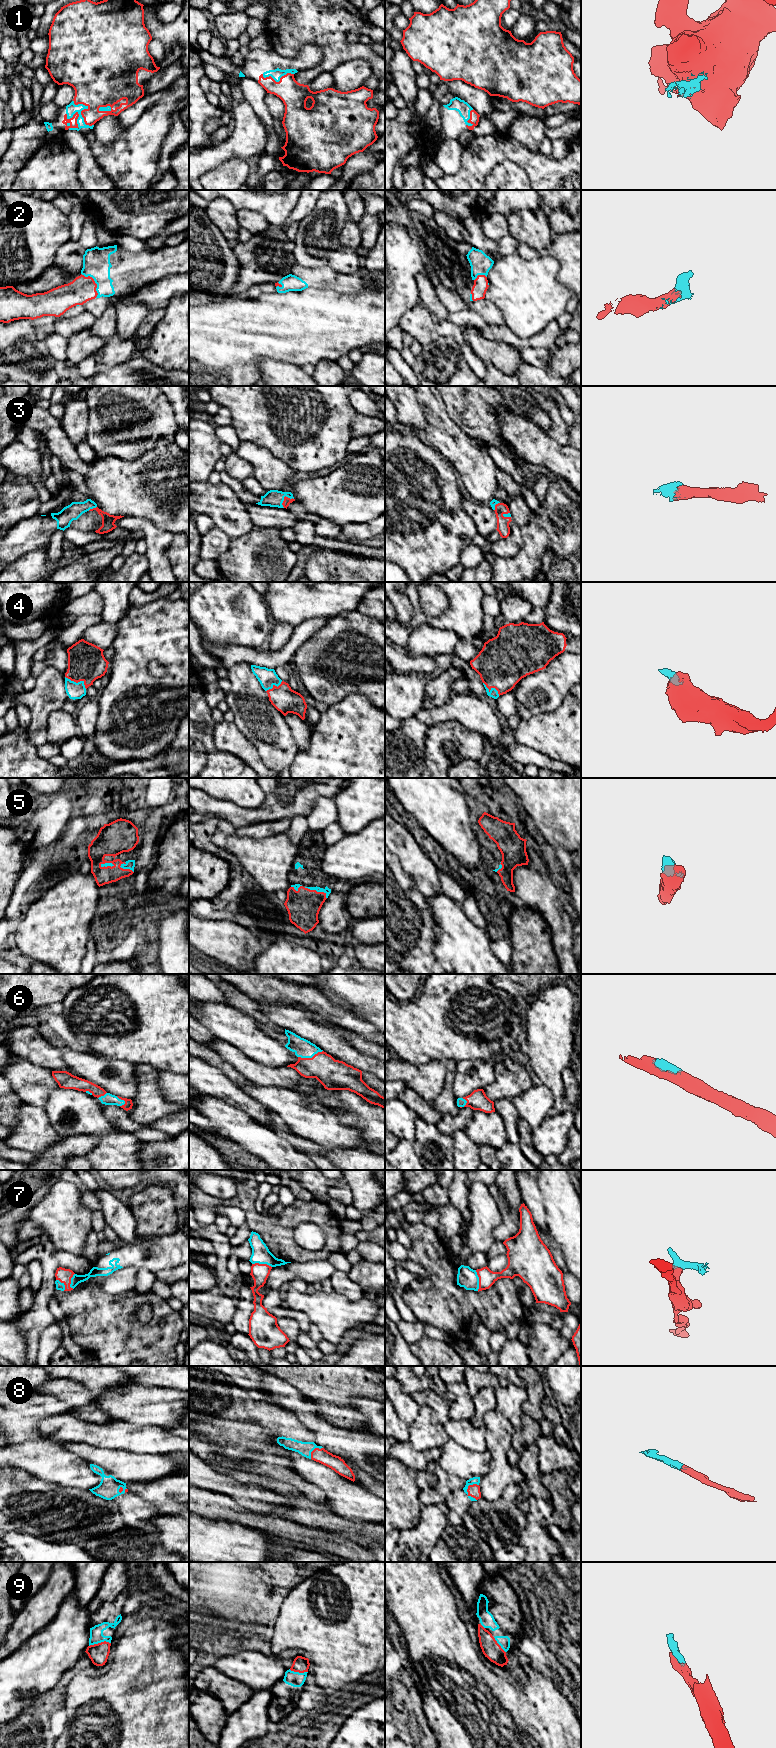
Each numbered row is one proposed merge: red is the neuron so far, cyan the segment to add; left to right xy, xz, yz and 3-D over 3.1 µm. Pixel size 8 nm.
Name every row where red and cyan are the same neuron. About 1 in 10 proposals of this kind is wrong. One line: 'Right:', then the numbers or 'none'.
Right: 1, 2, 3, 4, 5, 6, 7, 8, 9

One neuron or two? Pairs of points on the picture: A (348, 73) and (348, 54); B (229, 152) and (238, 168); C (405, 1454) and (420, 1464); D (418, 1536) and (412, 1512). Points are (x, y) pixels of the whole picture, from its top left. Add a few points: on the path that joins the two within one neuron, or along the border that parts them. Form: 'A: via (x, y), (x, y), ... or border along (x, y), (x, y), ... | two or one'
A: border along (371, 66), (367, 61), (352, 59), (330, 72) | two
B: border along (249, 159), (229, 158), (212, 169) | two
C: via (409, 1457), (416, 1461) | one
D: border along (422, 1505), (419, 1521), (414, 1526), (400, 1531) | two

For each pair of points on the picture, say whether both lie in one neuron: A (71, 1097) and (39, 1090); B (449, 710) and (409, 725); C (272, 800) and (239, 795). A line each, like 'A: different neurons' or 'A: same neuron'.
A: different neurons
B: same neuron
C: different neurons

